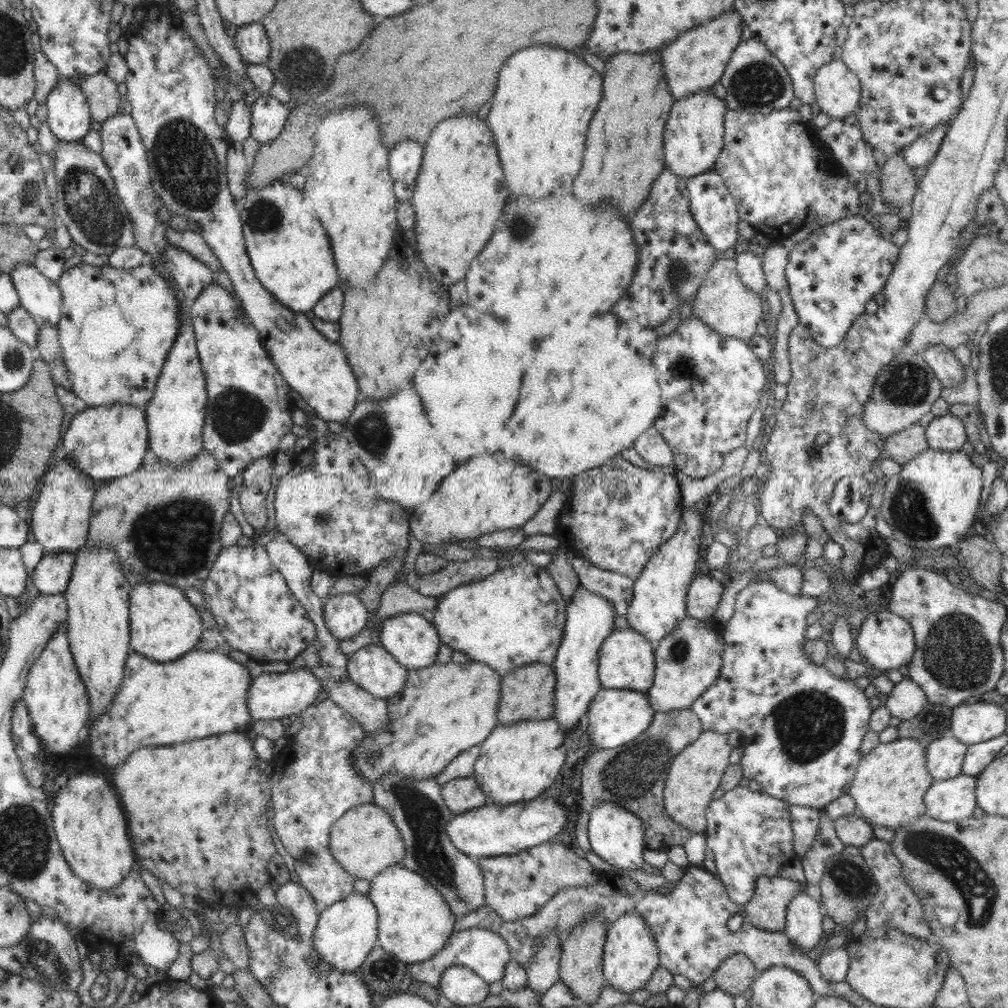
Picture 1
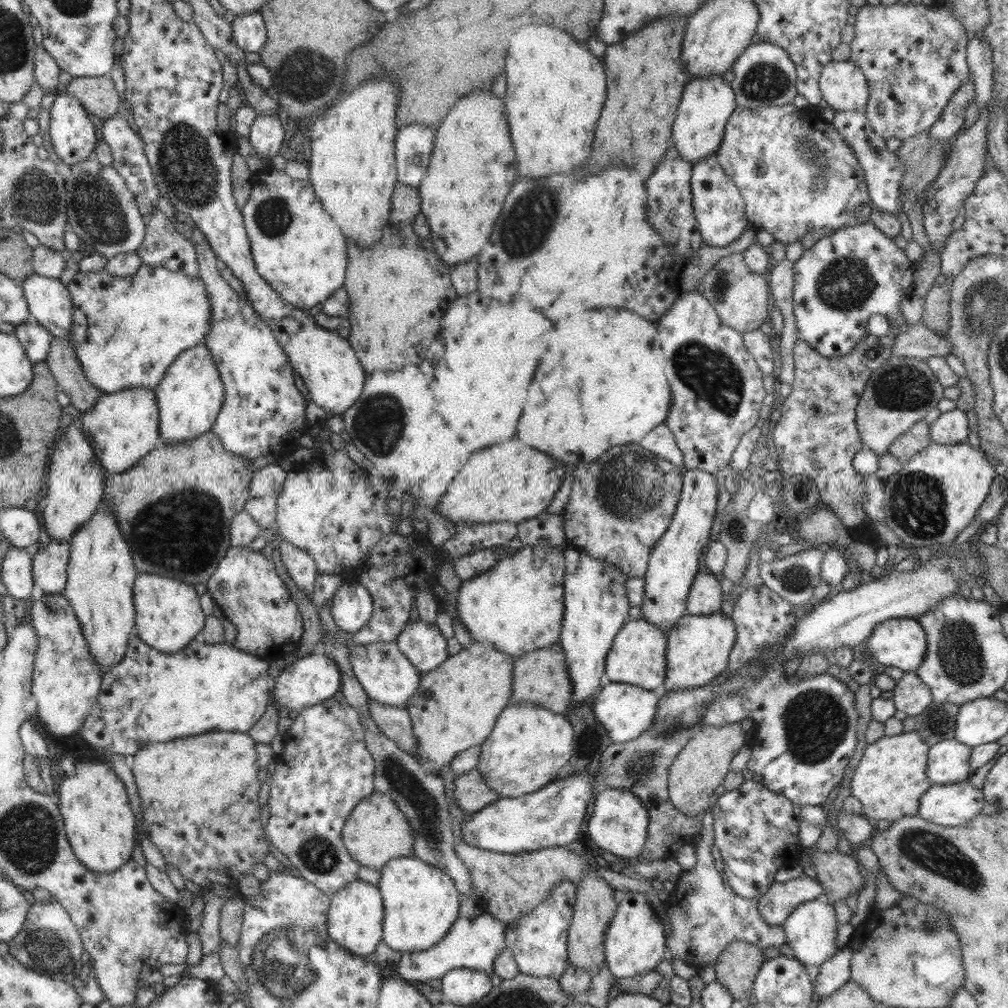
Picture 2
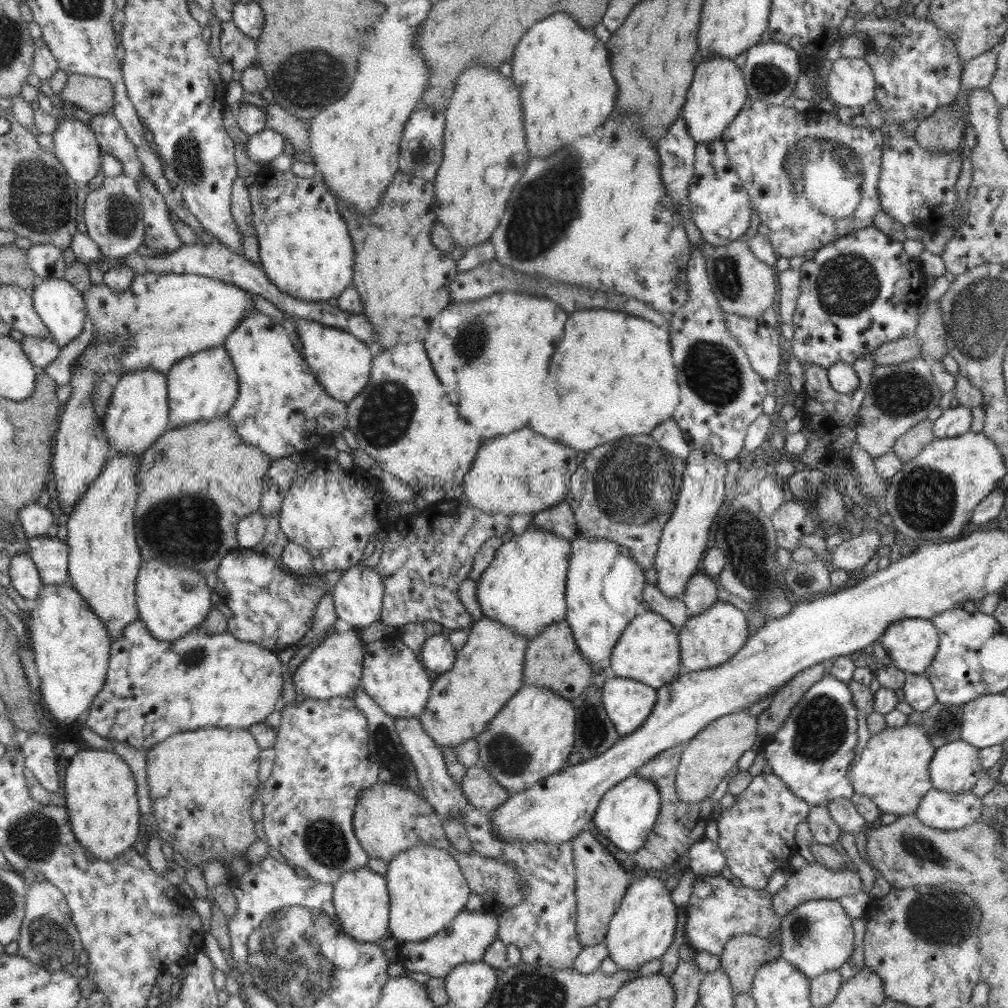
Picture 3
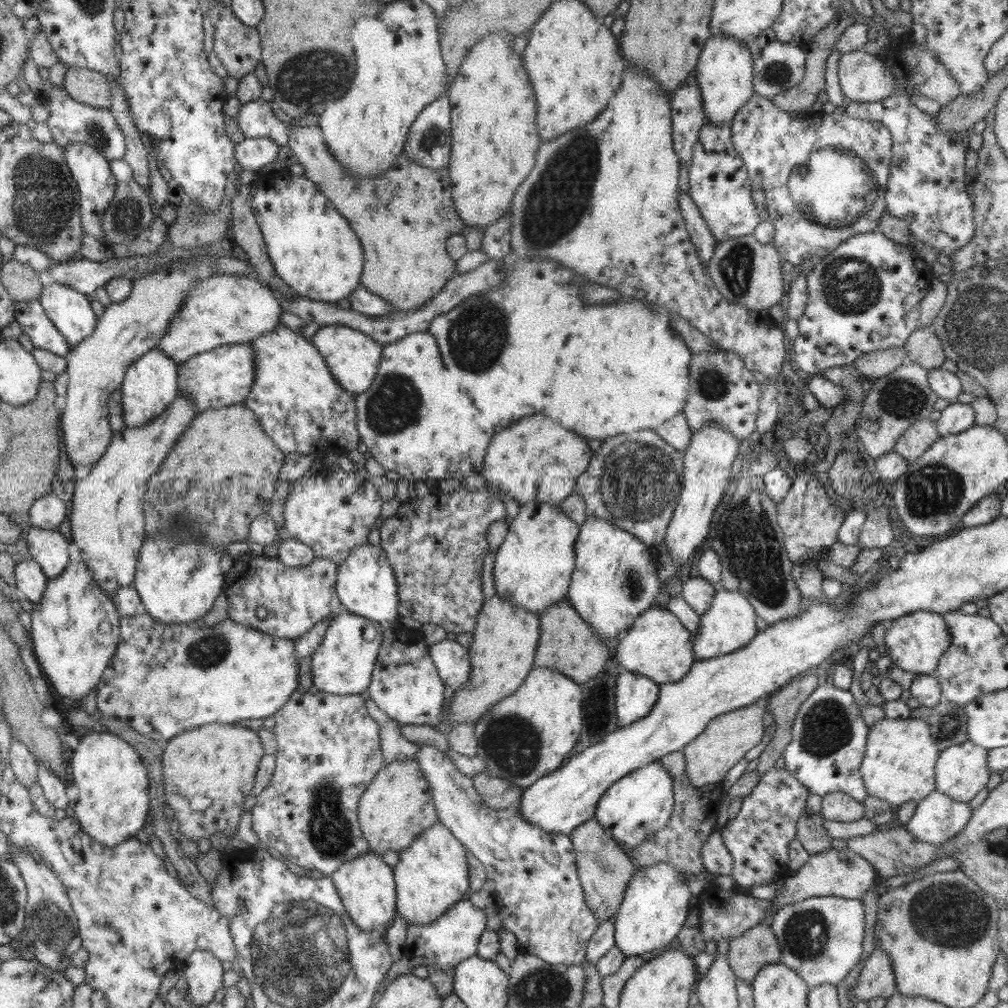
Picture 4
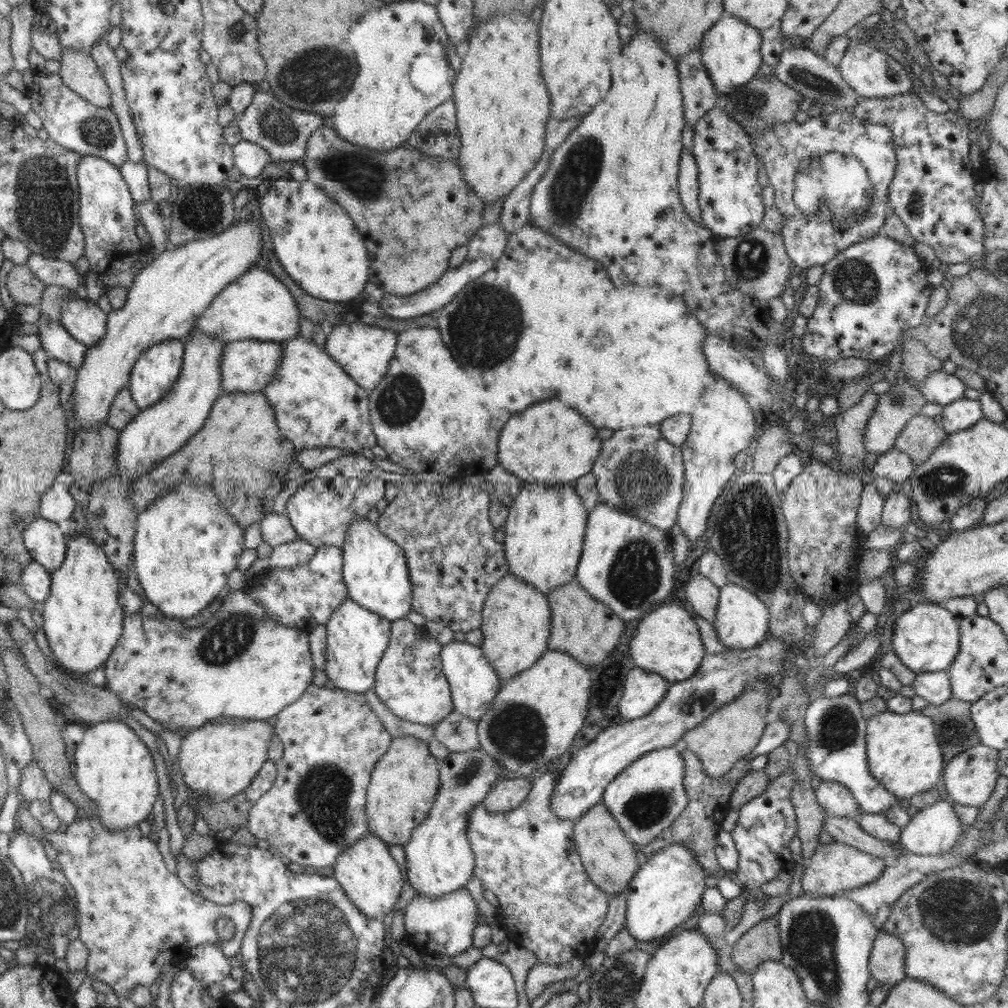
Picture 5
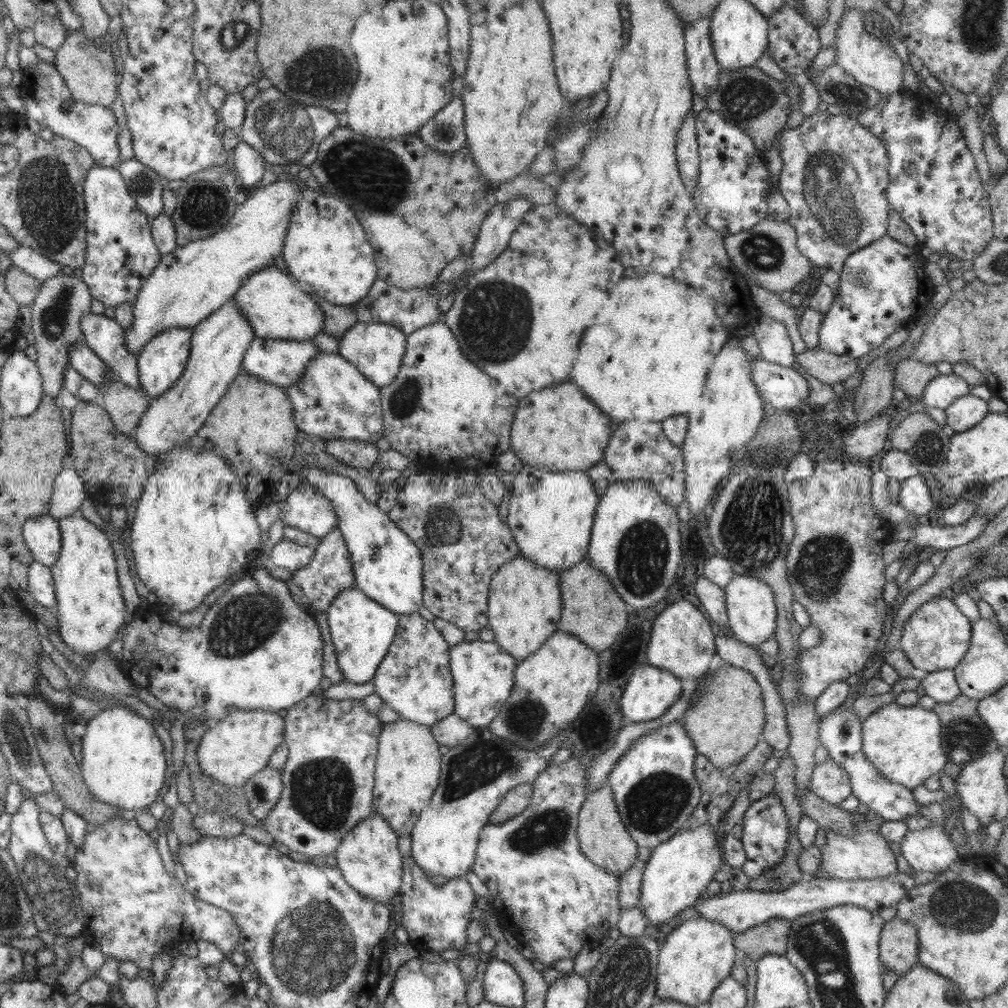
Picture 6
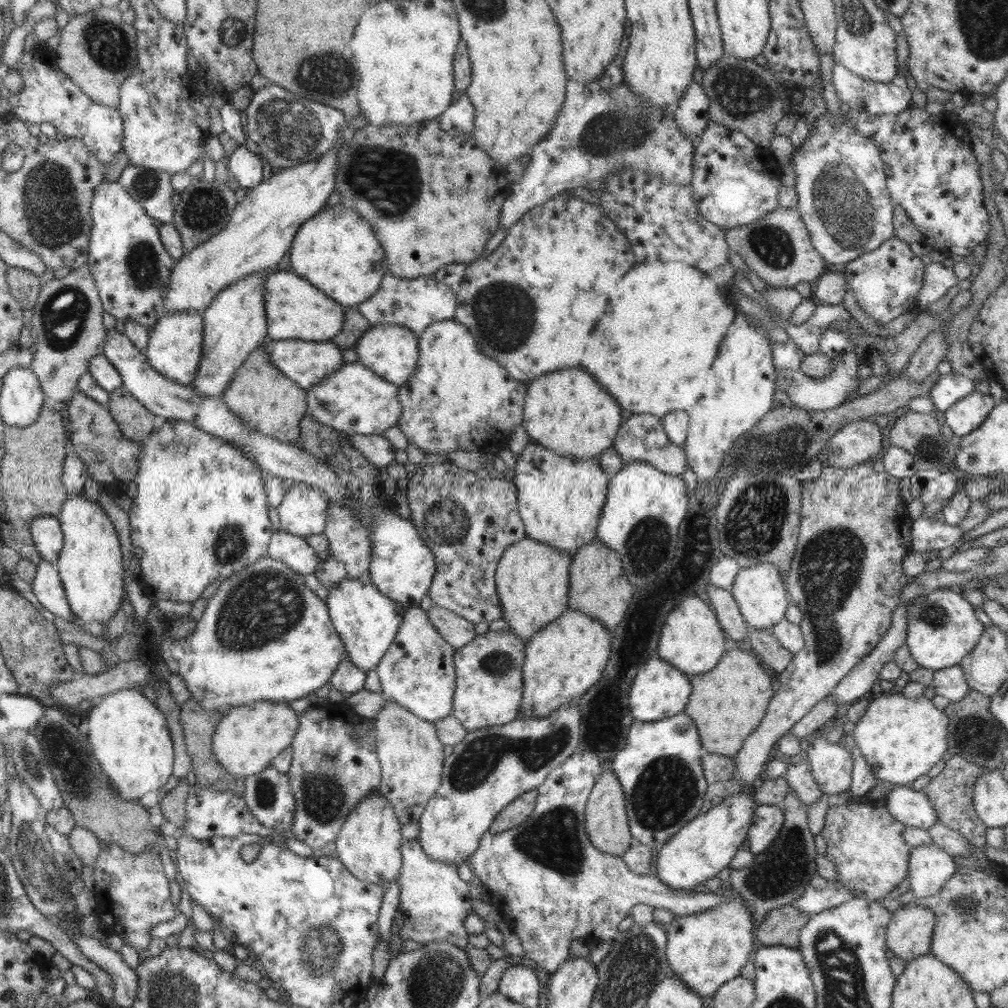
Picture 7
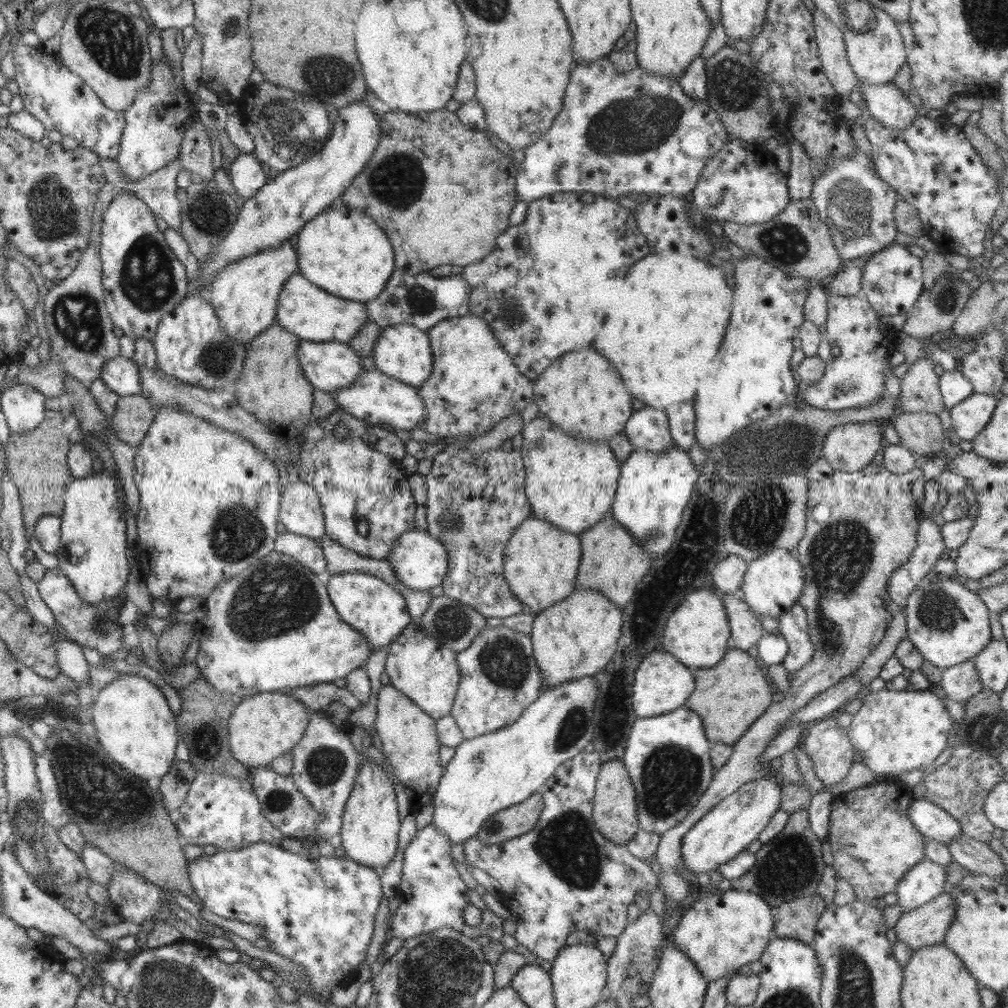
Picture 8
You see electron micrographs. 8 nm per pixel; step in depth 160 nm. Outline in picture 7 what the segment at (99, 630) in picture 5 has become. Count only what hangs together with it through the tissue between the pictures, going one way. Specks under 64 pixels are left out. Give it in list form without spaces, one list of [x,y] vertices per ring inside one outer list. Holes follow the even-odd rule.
[[[70,494],[56,516],[63,532],[63,548],[55,562],[68,604],[77,626],[98,622],[104,626],[121,606],[123,559],[120,540],[114,525],[98,501],[90,501],[82,494]]]

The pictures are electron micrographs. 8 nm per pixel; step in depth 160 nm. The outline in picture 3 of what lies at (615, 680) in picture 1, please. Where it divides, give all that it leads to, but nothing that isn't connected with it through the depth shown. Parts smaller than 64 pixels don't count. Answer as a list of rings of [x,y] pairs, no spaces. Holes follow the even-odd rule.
[[[652,610],[636,615],[624,629],[608,660],[616,677],[641,681],[658,689],[678,678],[685,668],[681,665],[679,633],[674,625]]]

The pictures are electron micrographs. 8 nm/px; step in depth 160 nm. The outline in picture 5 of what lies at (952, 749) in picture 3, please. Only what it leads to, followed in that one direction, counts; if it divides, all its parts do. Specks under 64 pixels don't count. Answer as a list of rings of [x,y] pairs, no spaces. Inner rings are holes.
[[[982,743],[953,756],[953,759],[950,759],[943,768],[942,779],[947,794],[958,804],[981,807],[990,798],[1000,776],[998,757],[998,750],[984,746]]]

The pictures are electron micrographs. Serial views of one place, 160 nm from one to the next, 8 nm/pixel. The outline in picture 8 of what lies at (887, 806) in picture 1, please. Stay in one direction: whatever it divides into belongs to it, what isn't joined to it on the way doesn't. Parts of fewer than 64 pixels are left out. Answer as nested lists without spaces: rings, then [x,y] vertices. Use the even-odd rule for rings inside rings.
[[[909,688],[900,690],[878,690],[864,693],[861,707],[853,714],[852,722],[846,733],[854,745],[857,758],[864,763],[875,775],[892,780],[899,774],[911,770],[928,771],[931,764],[942,754],[948,744],[948,734],[953,730],[953,720],[946,710],[943,701],[931,691],[914,691]]]

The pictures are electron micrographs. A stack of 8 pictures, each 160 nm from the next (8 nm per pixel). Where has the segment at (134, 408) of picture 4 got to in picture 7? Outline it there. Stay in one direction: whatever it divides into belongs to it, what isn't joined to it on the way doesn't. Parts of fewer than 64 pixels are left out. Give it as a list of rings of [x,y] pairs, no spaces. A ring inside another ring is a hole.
[[[195,310],[162,315],[157,323],[148,330],[148,344],[144,353],[150,366],[158,374],[174,382],[186,385],[192,383],[202,358],[203,328],[203,316]]]

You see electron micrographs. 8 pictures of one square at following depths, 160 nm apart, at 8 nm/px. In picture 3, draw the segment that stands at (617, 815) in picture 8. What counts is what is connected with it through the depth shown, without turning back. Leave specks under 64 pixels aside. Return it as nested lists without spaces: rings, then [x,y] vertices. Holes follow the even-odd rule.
[[[588,829],[582,831],[571,840],[573,846],[573,863],[575,866],[575,894],[578,908],[576,929],[582,947],[590,947],[603,942],[609,924],[618,911],[619,904],[629,888],[626,871],[616,861],[608,848],[604,847]]]

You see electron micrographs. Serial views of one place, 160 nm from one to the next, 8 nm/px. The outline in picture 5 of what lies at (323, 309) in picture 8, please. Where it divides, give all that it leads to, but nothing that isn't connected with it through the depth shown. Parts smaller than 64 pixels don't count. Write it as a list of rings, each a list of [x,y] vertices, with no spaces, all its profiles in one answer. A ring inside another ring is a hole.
[[[252,266],[240,278],[226,285],[209,304],[209,307],[202,312],[196,320],[195,330],[201,330],[210,336],[215,336],[223,342],[234,342],[238,340],[264,340],[281,342],[299,336],[299,322],[303,316],[290,291],[282,281],[268,270]]]

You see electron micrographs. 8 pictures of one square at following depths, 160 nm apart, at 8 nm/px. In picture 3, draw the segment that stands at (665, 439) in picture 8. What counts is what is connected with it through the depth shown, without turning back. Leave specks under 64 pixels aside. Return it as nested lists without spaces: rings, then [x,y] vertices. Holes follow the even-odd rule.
[[[627,435],[589,450],[568,483],[565,501],[573,508],[579,536],[606,539],[630,549],[631,557],[650,570],[666,521],[682,486],[686,461],[660,447],[649,435]]]

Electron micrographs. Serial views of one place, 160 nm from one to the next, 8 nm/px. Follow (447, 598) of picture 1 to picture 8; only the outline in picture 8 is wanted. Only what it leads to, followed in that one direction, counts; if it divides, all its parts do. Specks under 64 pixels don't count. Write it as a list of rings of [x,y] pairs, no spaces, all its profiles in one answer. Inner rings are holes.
[[[538,416],[525,423],[522,433],[525,495],[533,515],[578,536],[598,524],[612,508],[621,476],[621,464],[608,441],[568,437],[556,424]]]

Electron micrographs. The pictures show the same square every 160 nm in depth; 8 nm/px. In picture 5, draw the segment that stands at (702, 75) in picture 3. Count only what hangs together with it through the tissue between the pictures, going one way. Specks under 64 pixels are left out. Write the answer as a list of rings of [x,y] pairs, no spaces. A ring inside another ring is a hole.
[[[725,12],[704,32],[705,35],[699,45],[699,48],[702,48],[702,63],[709,72],[719,98],[748,84],[756,76],[763,62],[760,48],[761,33],[762,31],[729,12]]]

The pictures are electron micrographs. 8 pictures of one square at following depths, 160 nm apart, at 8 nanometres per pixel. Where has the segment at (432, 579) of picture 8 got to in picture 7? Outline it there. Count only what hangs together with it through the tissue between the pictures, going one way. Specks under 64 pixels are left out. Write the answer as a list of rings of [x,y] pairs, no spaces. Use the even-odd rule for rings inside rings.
[[[380,511],[371,528],[372,558],[366,576],[384,596],[401,604],[405,609],[420,606],[420,601],[428,595],[432,577],[436,572],[432,551],[408,519],[400,515]]]

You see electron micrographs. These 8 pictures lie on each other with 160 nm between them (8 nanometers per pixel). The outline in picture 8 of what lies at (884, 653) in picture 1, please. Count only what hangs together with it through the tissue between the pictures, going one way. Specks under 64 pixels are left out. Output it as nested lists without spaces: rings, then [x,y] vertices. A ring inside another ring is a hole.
[[[929,577],[908,595],[906,602],[903,612],[907,637],[925,660],[940,668],[950,668],[973,659],[992,639],[992,614],[987,606],[976,592],[970,591],[952,577]]]

